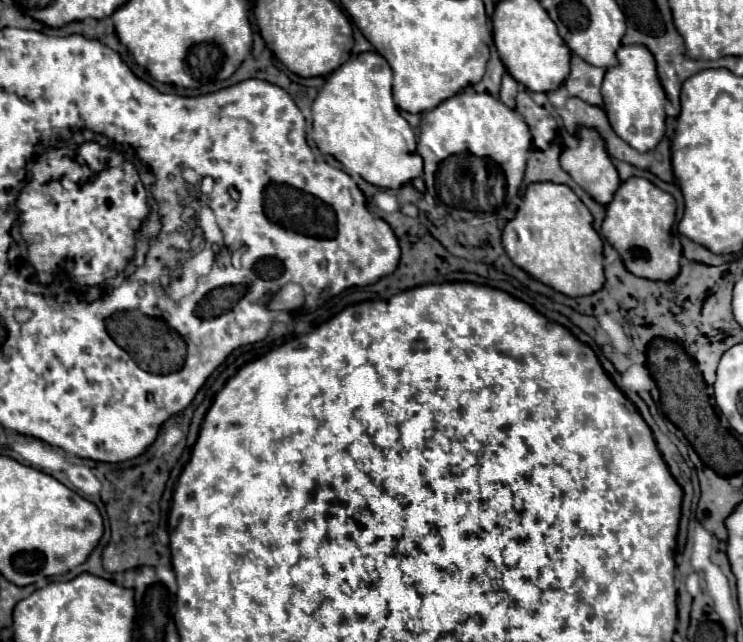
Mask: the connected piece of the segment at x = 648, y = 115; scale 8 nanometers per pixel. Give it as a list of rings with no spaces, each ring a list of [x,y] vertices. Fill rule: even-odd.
[[[622,45],[616,53],[618,65],[608,69],[602,83],[604,111],[610,119],[612,129],[636,151],[644,153],[658,145],[666,131],[664,101],[666,93],[656,75],[656,63],[652,53],[642,45]],[[648,131],[648,133],[646,133]]]

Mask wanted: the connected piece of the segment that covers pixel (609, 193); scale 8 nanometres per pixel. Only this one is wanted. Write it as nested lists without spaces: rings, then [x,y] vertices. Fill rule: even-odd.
[[[578,127],[576,131],[576,139],[578,139],[578,147],[566,147],[560,155],[560,167],[600,205],[608,205],[616,193],[616,189],[620,187],[620,177],[616,167],[610,161],[608,149],[604,147],[604,139],[600,139],[600,133],[596,129],[588,129],[588,127]]]

